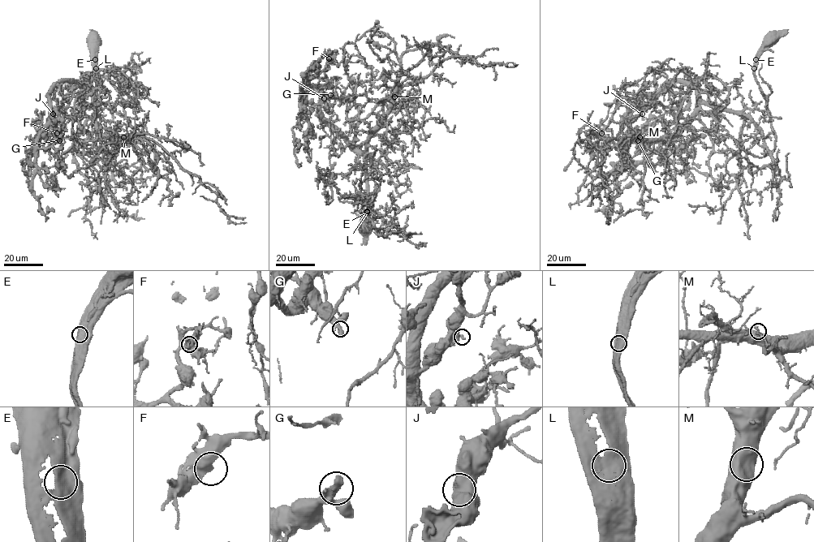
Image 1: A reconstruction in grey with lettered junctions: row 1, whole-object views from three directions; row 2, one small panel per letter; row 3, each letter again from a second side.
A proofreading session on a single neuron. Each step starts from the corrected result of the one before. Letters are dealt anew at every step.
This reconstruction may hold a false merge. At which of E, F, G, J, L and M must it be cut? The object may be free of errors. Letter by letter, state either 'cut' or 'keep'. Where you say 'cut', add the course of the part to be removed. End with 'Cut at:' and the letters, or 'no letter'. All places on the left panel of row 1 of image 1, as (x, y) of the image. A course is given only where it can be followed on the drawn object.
E: keep
F: keep
G: keep
J: keep
L: keep
M: keep
Cut at: no letter

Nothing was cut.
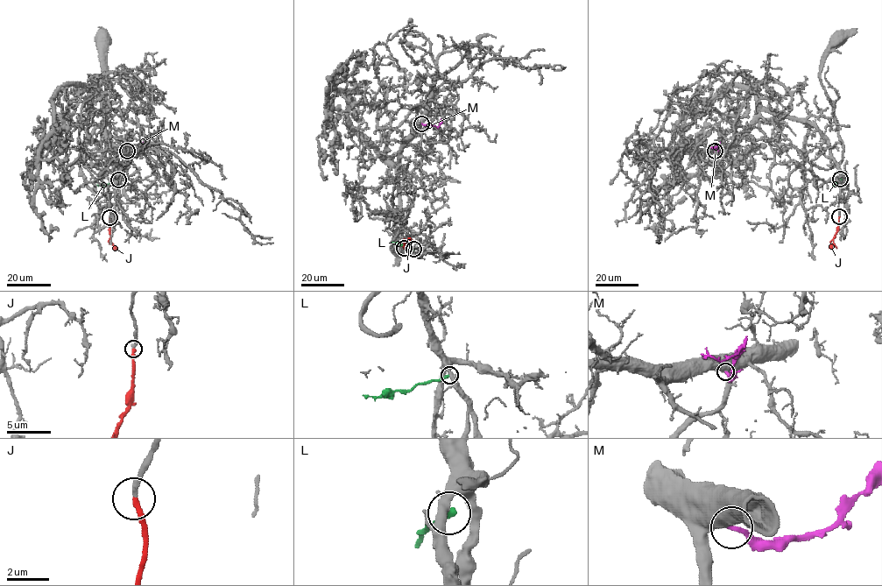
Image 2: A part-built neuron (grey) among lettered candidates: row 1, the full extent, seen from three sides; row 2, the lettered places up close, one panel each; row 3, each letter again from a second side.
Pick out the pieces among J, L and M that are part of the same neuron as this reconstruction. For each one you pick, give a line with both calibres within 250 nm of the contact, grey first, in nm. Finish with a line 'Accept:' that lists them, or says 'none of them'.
J: Thickness 280 nm (grey) against 280 nm
Accept: J

